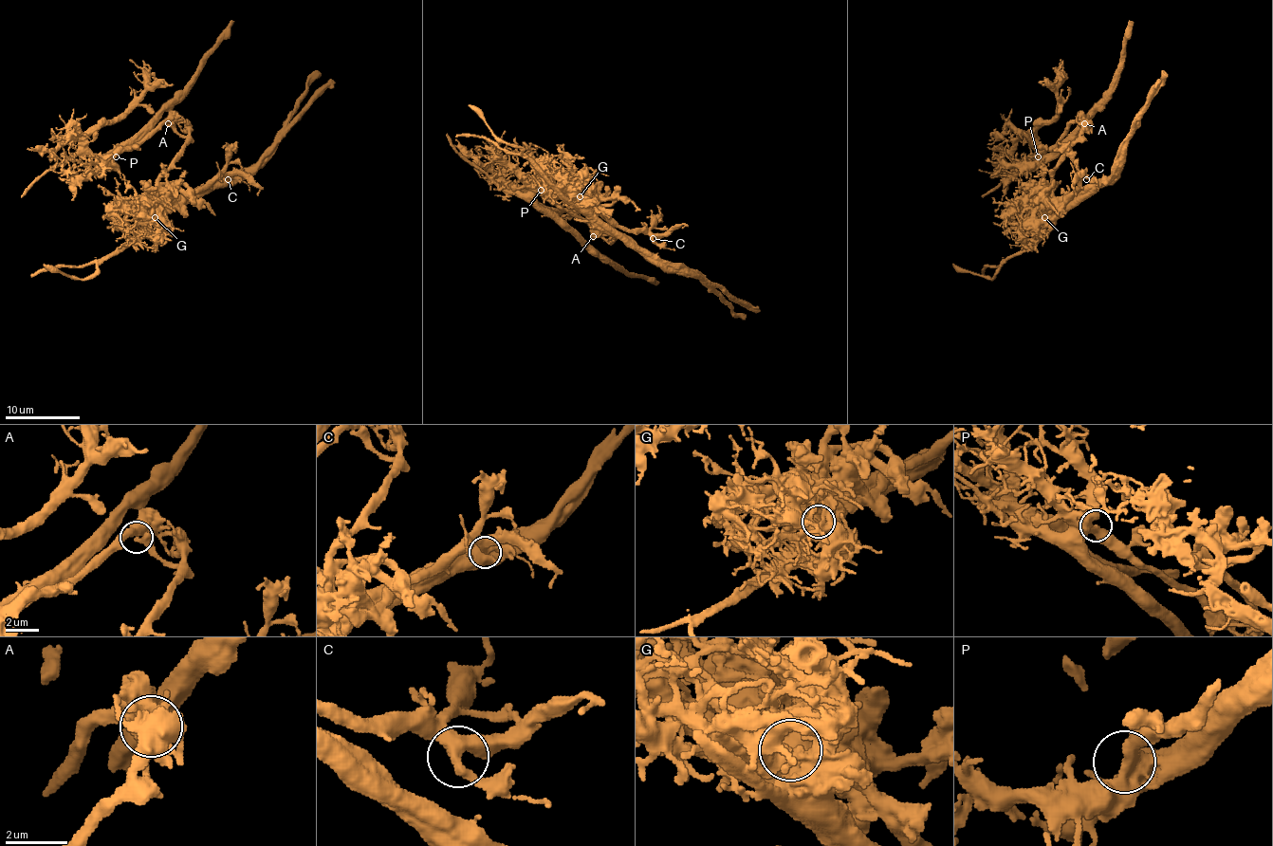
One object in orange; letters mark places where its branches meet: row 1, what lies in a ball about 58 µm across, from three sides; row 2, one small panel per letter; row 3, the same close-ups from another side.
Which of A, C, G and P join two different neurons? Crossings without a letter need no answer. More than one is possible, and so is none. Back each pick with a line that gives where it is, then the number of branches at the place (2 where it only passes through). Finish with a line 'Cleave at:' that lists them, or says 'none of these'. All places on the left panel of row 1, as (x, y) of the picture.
A: Place: (168, 123). Branches: 3
G: Place: (155, 217). Branches: 2
Cleave at: A, G

